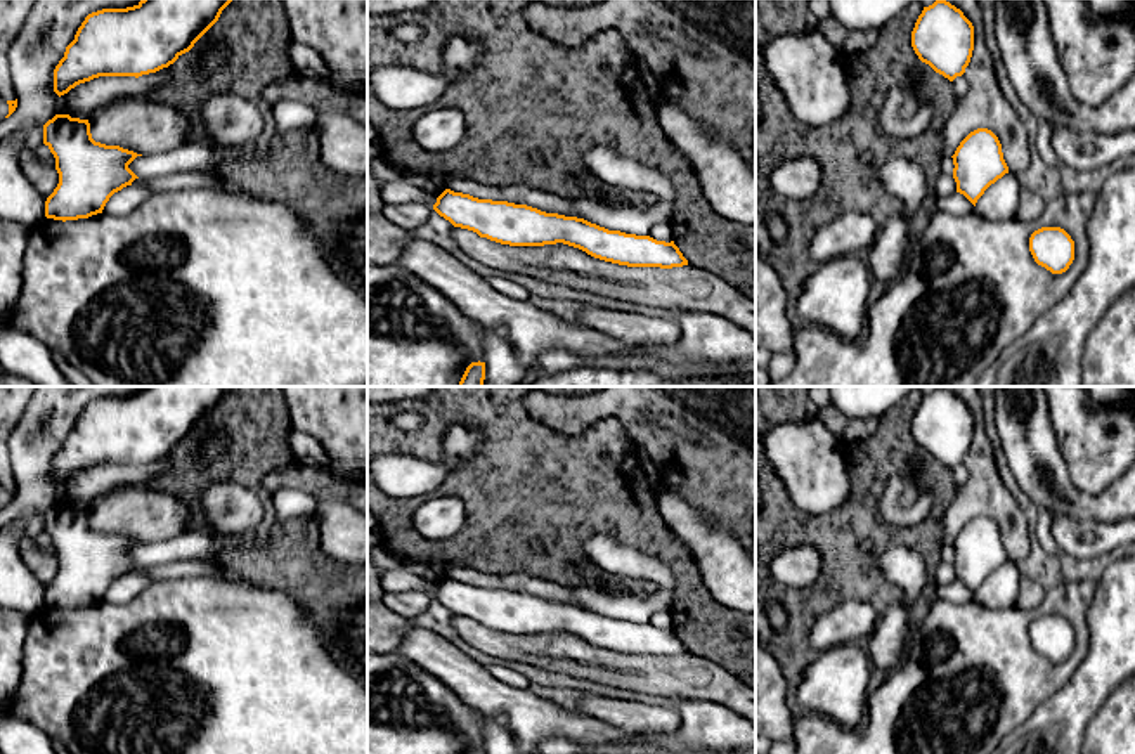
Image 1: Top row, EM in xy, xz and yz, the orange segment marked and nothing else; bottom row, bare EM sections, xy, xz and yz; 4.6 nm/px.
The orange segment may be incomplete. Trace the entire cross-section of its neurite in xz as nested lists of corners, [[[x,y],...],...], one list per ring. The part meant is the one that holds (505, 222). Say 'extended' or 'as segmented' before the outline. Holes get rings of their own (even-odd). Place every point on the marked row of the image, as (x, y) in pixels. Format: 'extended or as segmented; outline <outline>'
as segmented; outline [[[445,189],[433,210],[454,227],[509,246],[563,243],[587,255],[627,267],[672,269],[688,265],[674,241],[608,231],[584,218],[546,213],[527,205],[478,199]]]

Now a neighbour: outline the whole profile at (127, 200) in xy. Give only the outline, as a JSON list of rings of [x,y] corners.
[[[142,184],[126,185],[109,198],[102,213],[118,217],[128,215],[137,210],[149,196],[151,191],[146,189]]]

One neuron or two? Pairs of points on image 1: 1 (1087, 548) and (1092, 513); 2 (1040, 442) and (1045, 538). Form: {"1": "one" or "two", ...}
{"1": "two", "2": "two"}

